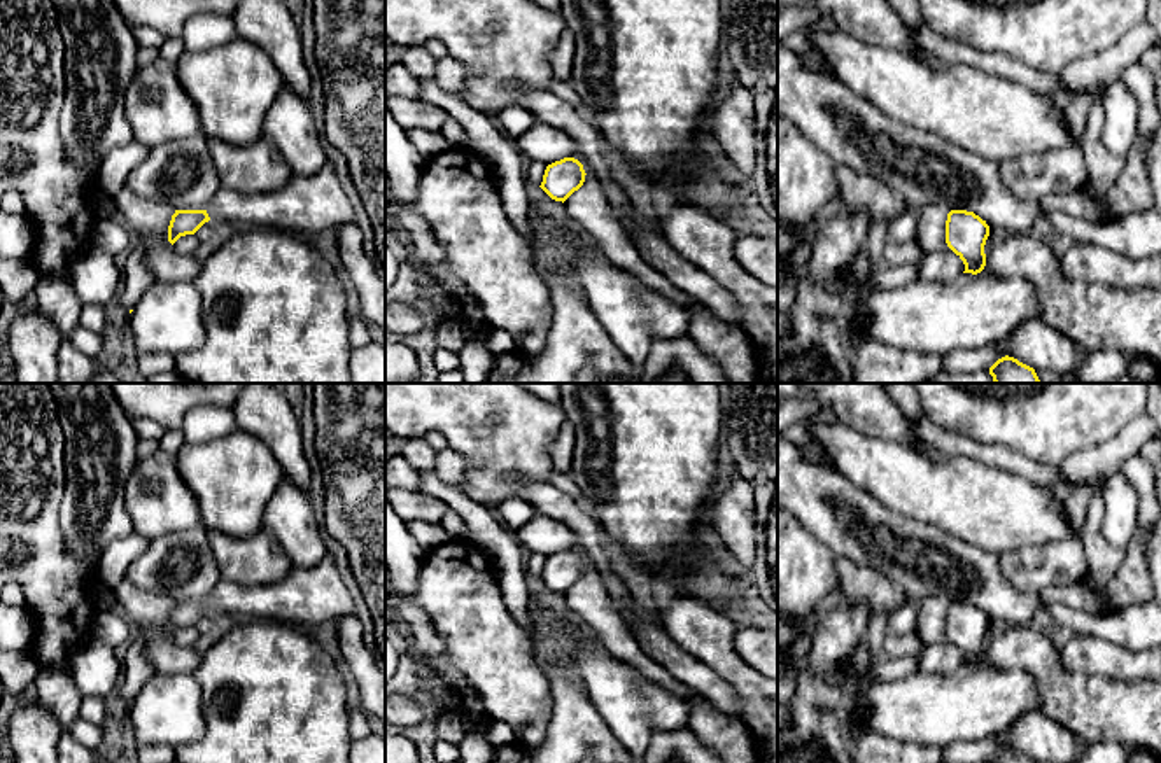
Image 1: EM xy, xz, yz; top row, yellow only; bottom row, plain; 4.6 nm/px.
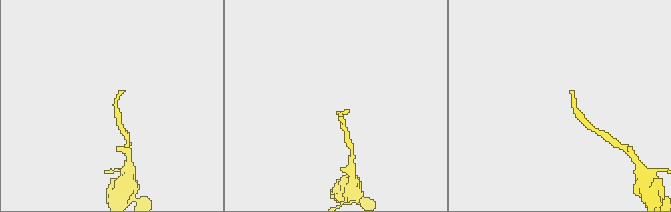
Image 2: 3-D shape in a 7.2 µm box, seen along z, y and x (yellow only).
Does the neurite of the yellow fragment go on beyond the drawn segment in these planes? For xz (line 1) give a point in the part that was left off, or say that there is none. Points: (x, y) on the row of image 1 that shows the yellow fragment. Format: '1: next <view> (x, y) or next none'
1: next none

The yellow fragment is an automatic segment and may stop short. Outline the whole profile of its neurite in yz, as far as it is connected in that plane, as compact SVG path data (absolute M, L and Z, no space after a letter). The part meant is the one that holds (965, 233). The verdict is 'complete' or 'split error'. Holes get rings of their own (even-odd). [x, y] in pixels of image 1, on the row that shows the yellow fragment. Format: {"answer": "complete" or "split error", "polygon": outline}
{"answer": "complete", "polygon": "M951 210L947 214L946 243L963 261L963 273L977 275L984 270L988 236L989 226L974 212Z"}

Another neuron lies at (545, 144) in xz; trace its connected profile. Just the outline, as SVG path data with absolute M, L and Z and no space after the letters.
M539 121L529 131L520 133L513 140L513 147L524 161L552 164L571 158L576 149L576 140L562 130Z

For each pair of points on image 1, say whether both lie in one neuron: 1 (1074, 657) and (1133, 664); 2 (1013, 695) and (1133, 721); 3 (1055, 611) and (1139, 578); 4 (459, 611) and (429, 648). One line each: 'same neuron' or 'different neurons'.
1: same neuron
2: different neurons
3: different neurons
4: different neurons

